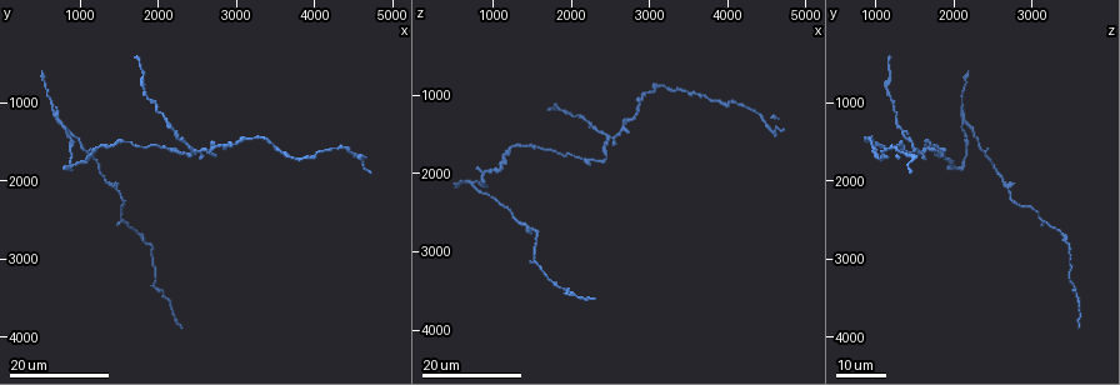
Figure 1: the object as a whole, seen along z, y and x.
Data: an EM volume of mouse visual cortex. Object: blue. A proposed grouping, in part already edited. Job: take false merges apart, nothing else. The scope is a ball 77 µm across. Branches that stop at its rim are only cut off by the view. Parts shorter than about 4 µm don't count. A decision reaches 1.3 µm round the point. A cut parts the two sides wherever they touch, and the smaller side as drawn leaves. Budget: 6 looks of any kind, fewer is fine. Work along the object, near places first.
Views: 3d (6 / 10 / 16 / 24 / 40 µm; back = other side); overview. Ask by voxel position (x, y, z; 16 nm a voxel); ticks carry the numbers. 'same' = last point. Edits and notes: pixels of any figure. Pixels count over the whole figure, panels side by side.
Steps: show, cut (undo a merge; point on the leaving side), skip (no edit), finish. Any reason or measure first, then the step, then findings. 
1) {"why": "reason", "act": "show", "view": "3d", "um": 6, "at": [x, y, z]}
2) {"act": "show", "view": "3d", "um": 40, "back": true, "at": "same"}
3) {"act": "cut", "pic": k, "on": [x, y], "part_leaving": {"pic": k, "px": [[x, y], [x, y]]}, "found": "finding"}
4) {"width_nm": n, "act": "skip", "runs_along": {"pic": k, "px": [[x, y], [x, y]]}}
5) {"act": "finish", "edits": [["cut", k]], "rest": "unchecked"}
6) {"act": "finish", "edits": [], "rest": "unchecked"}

{"why": "sudden change in width", "act": "show", "view": "3d", "um": 16, "at": [4050, 1650, 1100]}

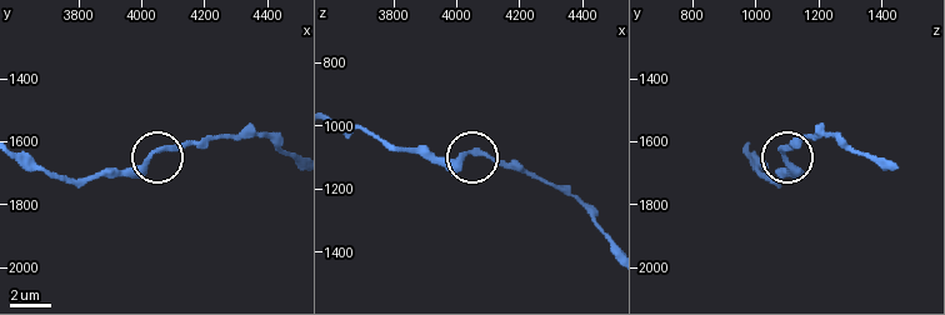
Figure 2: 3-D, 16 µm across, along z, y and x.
{"why": "closer look", "act": "show", "view": "3d", "um": 6, "at": [4030, 1650, 1090]}

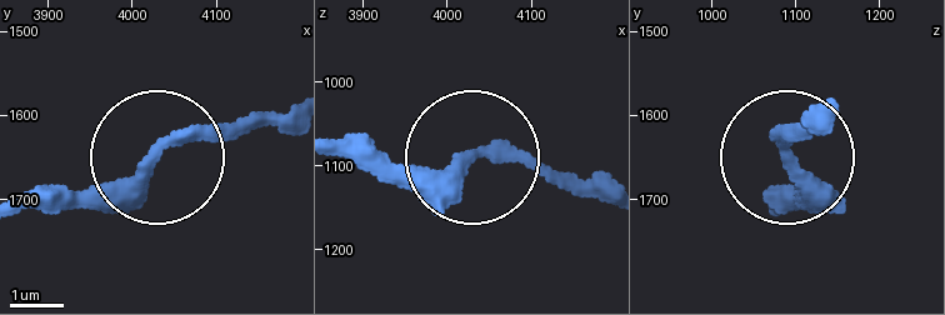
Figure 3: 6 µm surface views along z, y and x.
{"act": "skip", "runs_along": {"pic": 3, "px": [[28, 209], [121, 186], [175, 146], [279, 115]]}, "found": "all the same neuron"}

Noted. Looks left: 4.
{"why": "four or more arms meet", "act": "show", "view": "3d", "um": 16, "at": [2550, 1650, 1550]}

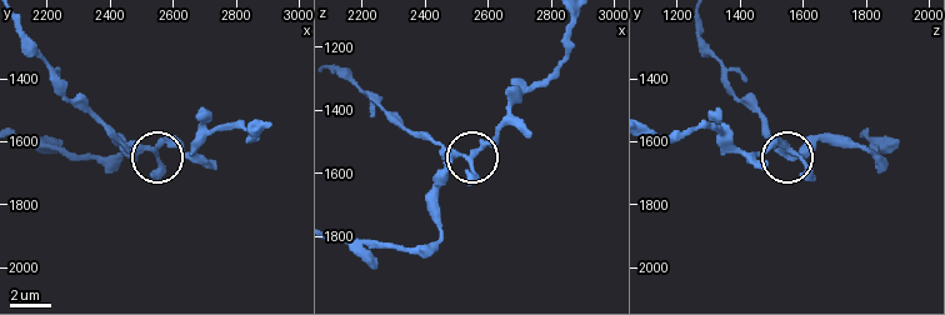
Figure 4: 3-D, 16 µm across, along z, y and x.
{"act": "show", "view": "3d", "um": 6, "at": [2510, 1610, 1540]}

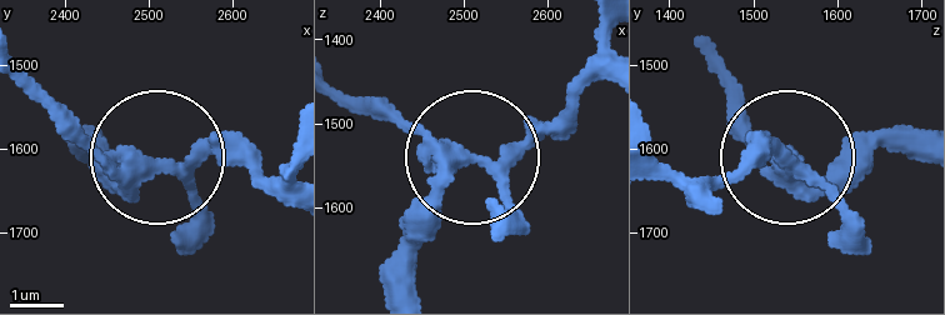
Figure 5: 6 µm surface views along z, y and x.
{"arms": 4, "act": "cut", "pic": 5, "on": [65, 119], "found": "two neurons meet here"}

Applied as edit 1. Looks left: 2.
{"act": "finish", "edits": [["cut", 5]], "rest": "unchecked"}

